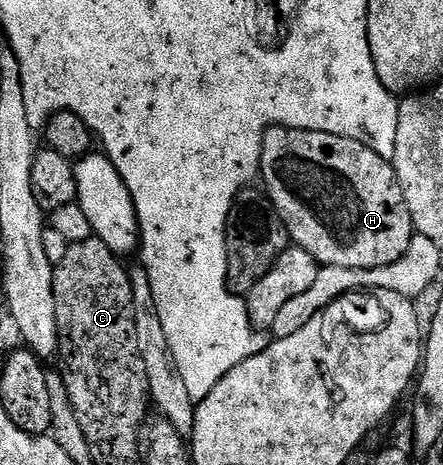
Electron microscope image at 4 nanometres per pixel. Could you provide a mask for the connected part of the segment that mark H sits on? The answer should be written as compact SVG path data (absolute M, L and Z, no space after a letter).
M277 125L268 129L263 137L261 181L267 184L266 196L279 220L286 225L292 242L309 251L318 259L320 266L350 269L389 267L409 252L411 241L417 236L394 164L377 155L366 141Z

